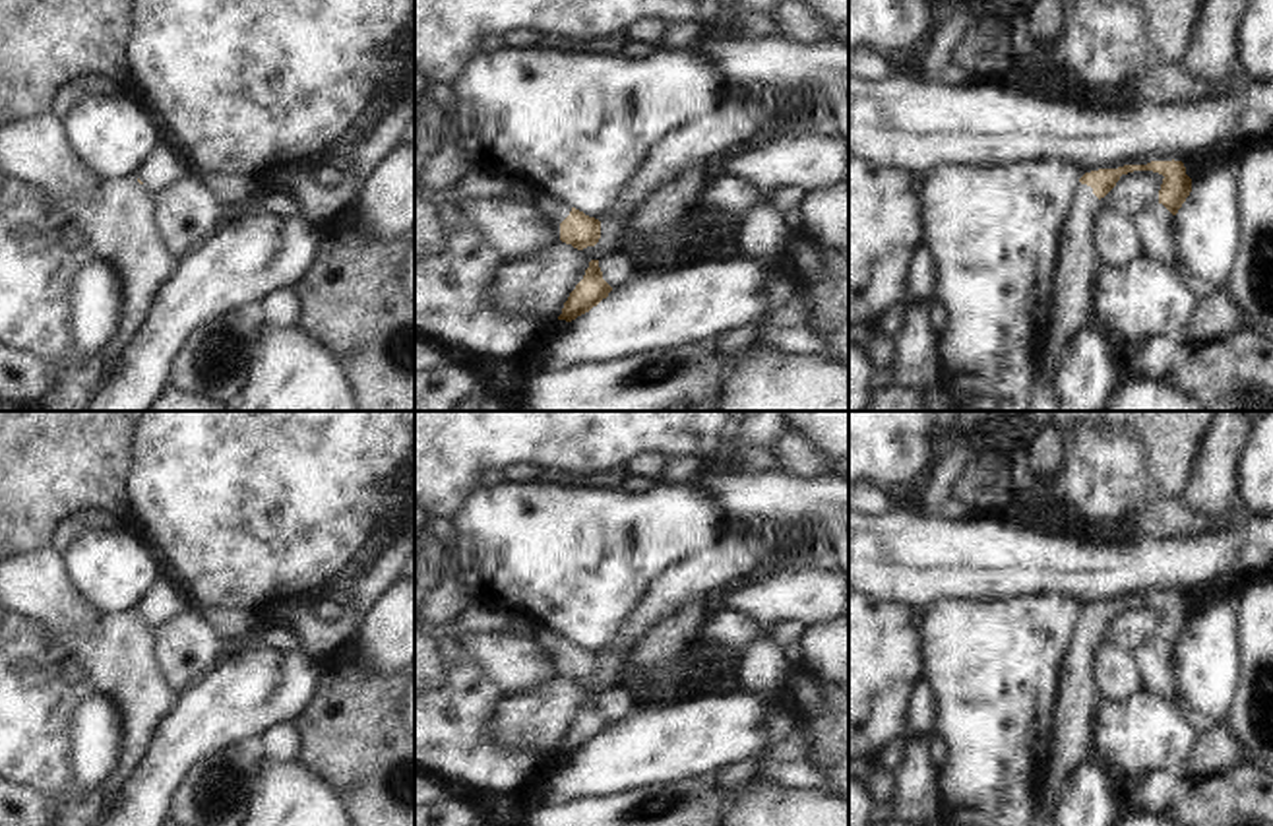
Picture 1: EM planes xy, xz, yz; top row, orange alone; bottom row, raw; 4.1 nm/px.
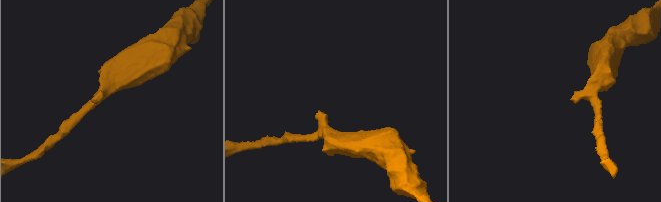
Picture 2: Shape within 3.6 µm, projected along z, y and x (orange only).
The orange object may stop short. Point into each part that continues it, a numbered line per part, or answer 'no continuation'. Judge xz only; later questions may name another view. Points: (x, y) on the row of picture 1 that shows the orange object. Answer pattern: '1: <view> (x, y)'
1: xz (553, 206).

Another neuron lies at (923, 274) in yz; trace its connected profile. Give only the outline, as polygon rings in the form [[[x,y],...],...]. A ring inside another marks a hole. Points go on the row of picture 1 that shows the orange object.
[[[926,240],[916,248],[907,270],[907,304],[930,304],[936,301],[938,268]]]

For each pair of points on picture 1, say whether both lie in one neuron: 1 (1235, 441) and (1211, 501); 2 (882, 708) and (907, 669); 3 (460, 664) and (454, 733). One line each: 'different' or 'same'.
1: same
2: same
3: same

